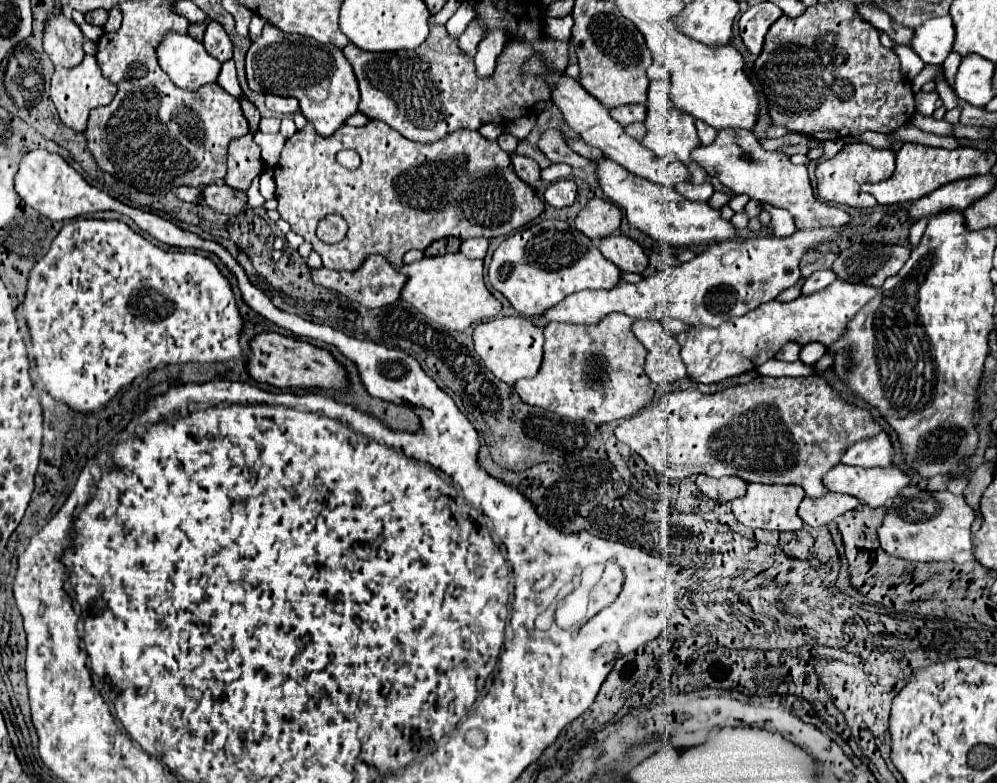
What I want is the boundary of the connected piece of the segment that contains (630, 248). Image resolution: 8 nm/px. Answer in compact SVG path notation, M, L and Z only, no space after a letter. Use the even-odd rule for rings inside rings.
M624 234L608 236L608 238L600 240L600 252L604 254L604 258L608 258L612 264L616 264L620 268L620 272L642 274L648 266L648 256L640 248L640 244Z

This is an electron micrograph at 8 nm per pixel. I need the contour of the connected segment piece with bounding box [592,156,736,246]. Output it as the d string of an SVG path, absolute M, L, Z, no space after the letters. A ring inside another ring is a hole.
M606 156L592 162L598 164L596 176L606 198L624 210L630 226L642 230L644 234L662 242L670 242L674 246L710 244L712 240L736 240L736 228L728 220L724 220L718 210L712 210L706 202L690 202L684 196L680 196L674 188L634 176L632 172L628 172L626 168L622 168Z

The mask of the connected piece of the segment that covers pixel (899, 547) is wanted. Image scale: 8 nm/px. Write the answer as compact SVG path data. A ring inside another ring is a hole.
M922 490L918 496L912 496L912 498L898 496L894 500L892 508L886 510L886 516L878 528L878 540L880 540L882 550L890 556L896 556L896 558L904 558L904 560L912 560L912 562L914 560L920 560L920 562L950 560L954 552L972 550L972 542L968 540L972 522L974 522L974 510L966 504L964 496L956 496L948 490L942 490L942 492Z

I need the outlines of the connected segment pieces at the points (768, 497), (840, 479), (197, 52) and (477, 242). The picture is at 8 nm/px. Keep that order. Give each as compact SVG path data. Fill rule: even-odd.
M748 484L748 492L746 496L742 496L740 500L732 500L732 512L734 516L750 526L750 528L764 528L764 530L778 530L778 532L796 532L804 526L804 522L800 520L800 516L796 514L802 498L804 498L804 490L800 486L764 486L764 484Z
M836 464L828 474L824 474L822 482L830 492L854 496L870 508L882 508L892 504L896 492L910 482L910 476L896 466L852 468Z
M178 32L164 34L156 48L156 58L170 80L184 90L198 90L206 82L214 82L222 66L208 56L202 42Z
M470 238L470 240L464 240L460 244L460 252L466 258L484 258L486 250L488 250L488 240L486 238Z

